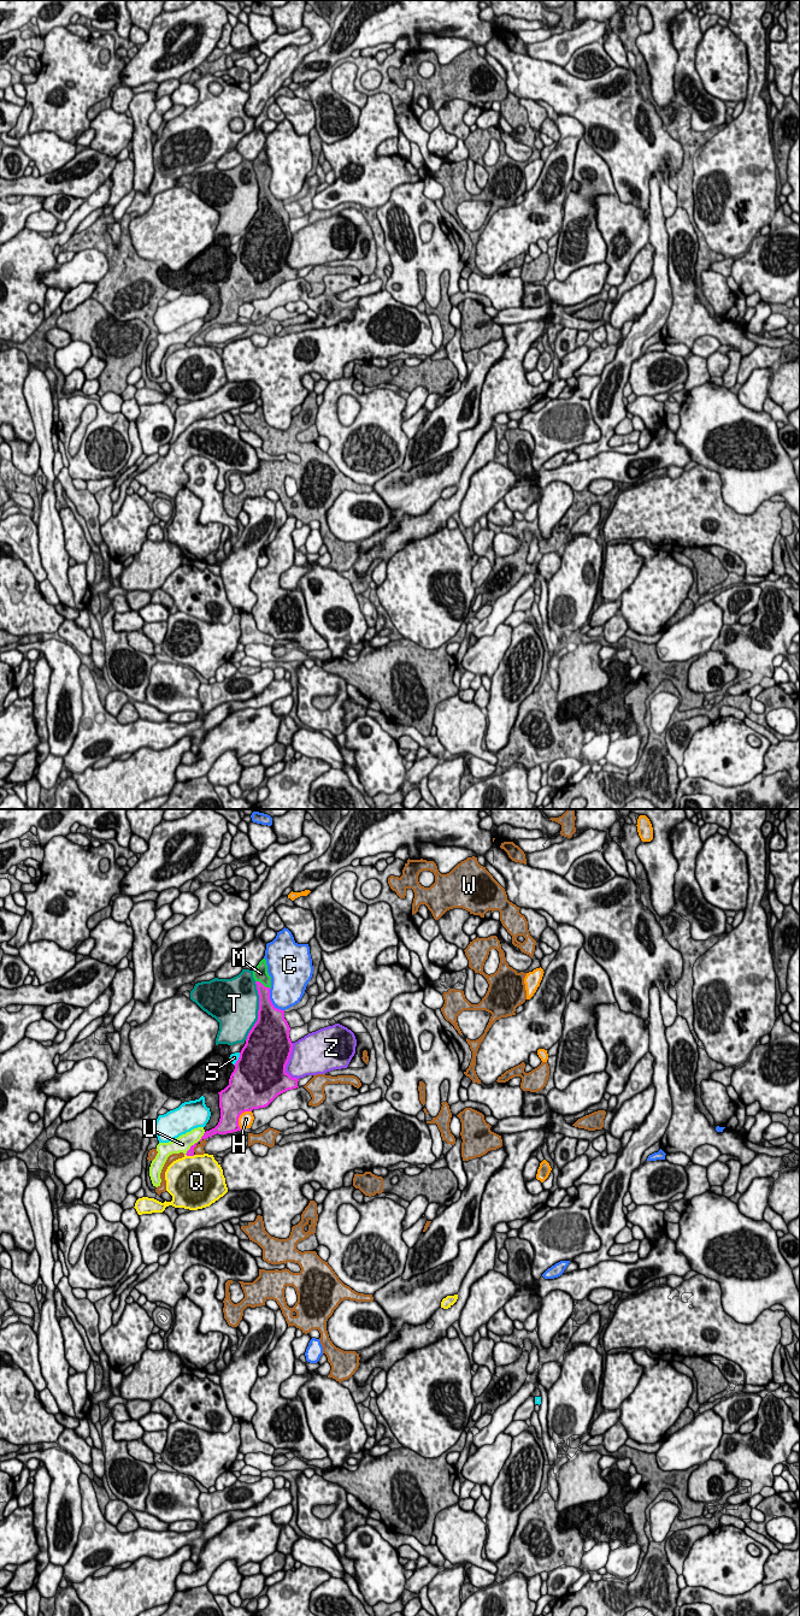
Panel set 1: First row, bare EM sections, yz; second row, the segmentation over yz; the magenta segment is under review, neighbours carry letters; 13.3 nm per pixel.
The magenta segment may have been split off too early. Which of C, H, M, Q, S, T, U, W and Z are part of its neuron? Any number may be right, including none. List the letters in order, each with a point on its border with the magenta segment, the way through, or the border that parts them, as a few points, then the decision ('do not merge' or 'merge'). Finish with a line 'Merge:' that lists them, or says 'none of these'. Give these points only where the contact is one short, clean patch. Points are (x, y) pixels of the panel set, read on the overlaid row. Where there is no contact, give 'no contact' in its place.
C: yz (271, 1002) | do not merge
H: yz (239, 1116) | do not merge
M: yz (262, 984) | merge
Q: yz (190, 1155) | along yz (186, 1154), (194, 1155) | do not merge
S: yz (239, 1059) | do not merge
T: yz (258, 1010) | do not merge
U: yz (195, 1143) | do not merge
W: yz (193, 1149) | do not merge
Z: yz (287, 1062) | do not merge
Merge: M

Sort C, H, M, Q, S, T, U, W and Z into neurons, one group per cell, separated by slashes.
C / H / M / Q / S / T / U / W / Z

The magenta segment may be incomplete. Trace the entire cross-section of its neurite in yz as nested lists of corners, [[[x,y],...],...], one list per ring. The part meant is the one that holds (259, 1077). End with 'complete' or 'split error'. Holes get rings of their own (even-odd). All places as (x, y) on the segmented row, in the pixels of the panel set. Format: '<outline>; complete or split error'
[[[263,959],[253,971],[253,978],[259,995],[258,1020],[249,1031],[246,1044],[230,1075],[229,1085],[219,1093],[220,1119],[218,1125],[204,1133],[201,1139],[213,1134],[227,1134],[241,1131],[239,1117],[245,1111],[267,1107],[278,1095],[299,1087],[299,1079],[286,1072],[293,1043],[289,1038],[290,1027],[284,1019],[284,1010],[277,1009],[270,999],[271,977],[267,973],[266,960]]]; split error

